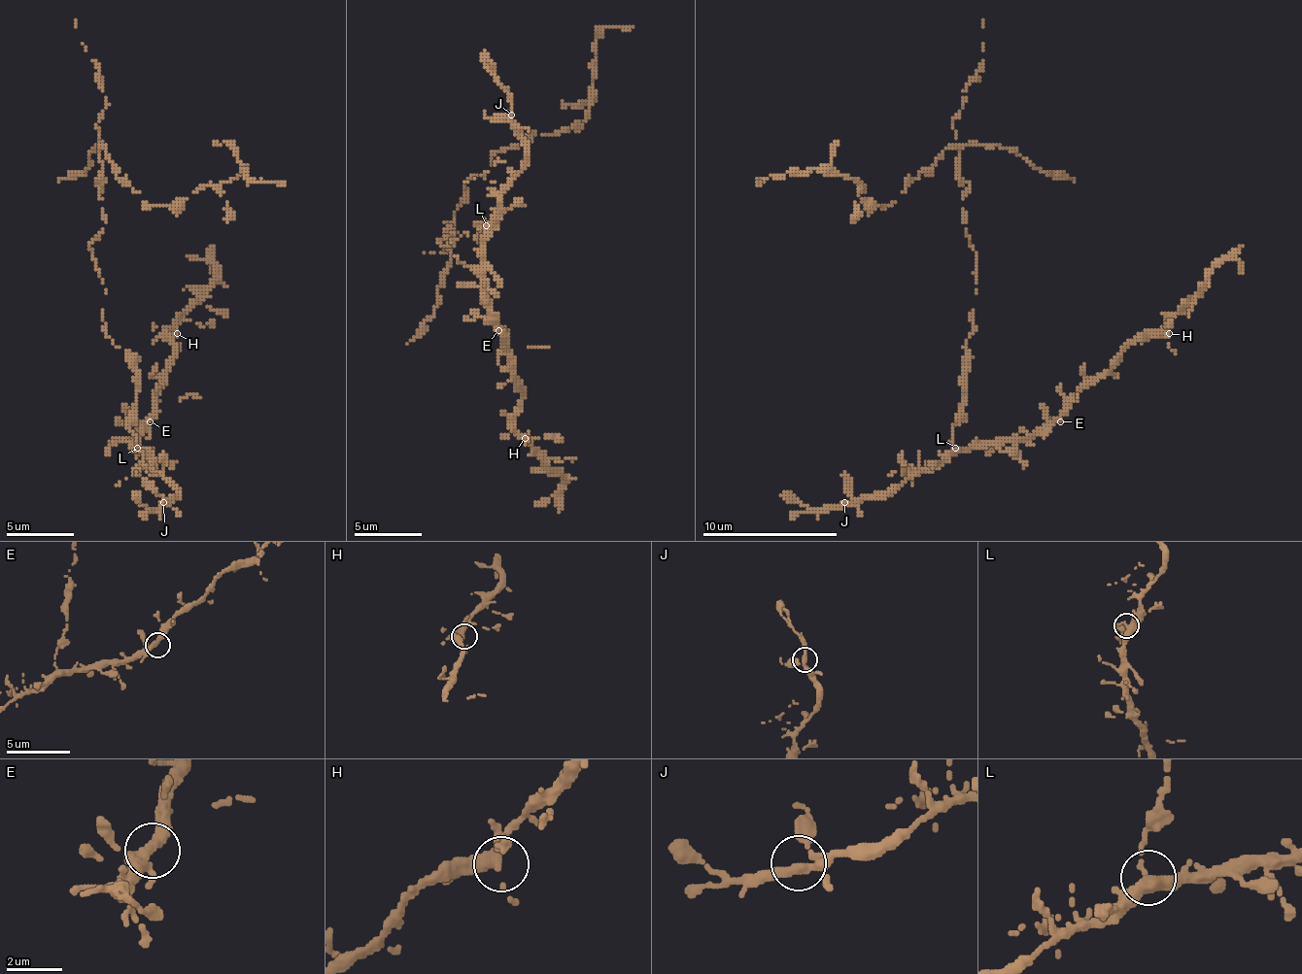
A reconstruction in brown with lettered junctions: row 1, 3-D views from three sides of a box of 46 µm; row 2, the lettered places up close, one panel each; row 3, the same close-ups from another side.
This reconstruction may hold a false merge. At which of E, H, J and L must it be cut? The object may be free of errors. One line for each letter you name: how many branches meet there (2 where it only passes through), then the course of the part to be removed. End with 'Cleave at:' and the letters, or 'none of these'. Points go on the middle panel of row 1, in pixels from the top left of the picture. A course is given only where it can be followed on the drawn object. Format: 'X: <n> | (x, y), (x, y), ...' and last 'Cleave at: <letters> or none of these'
L: 3 | (485, 225), (437, 243), (454, 236), (464, 185), (492, 158), (586, 117), (596, 40), (606, 27), (633, 27)
Cleave at: L

